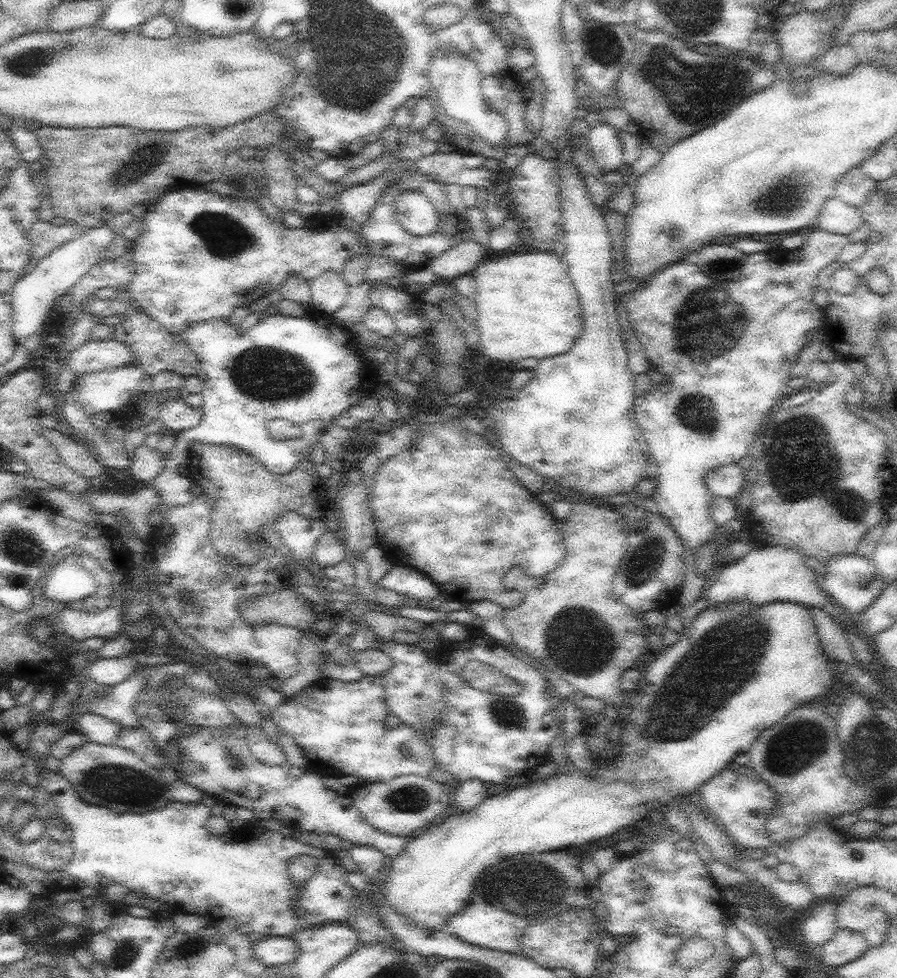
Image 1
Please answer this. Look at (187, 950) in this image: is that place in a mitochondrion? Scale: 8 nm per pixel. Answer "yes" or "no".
yes

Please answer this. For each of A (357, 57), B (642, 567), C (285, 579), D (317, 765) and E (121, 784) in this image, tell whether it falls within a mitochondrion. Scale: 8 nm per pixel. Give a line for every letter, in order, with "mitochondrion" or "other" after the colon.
A: mitochondrion
B: mitochondrion
C: other
D: other
E: mitochondrion

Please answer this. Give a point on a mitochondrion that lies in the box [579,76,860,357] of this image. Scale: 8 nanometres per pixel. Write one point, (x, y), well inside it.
(783, 199)

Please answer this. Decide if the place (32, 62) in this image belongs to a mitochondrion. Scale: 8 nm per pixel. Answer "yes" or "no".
yes

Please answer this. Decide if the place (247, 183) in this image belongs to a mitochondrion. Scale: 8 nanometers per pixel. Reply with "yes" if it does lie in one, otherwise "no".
yes

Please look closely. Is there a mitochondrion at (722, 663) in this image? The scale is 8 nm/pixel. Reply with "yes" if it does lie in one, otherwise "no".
yes

